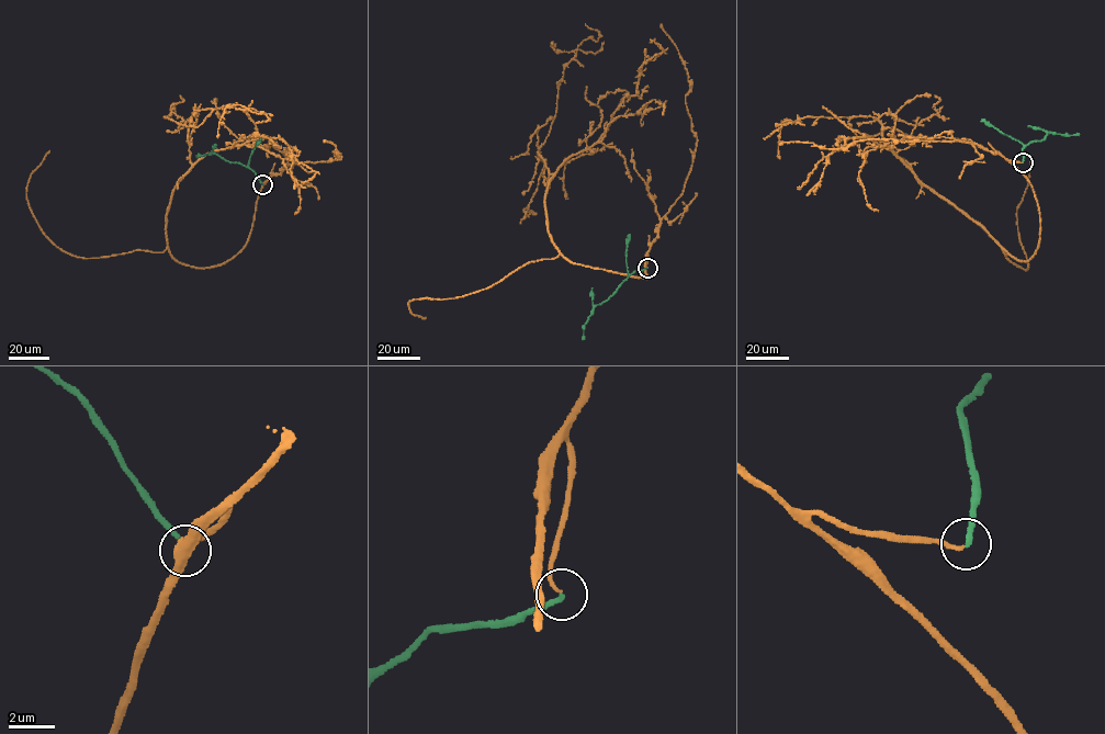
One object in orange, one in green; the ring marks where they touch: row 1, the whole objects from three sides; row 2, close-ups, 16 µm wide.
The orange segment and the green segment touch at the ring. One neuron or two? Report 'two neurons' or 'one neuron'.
one neuron

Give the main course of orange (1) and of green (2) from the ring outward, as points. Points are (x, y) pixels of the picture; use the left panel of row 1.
1: (262, 185), (234, 256), (175, 260), (167, 216), (192, 166), (190, 119), (246, 109), (226, 106), (218, 135)
2: (262, 184), (243, 165), (227, 161), (214, 153), (196, 156)

